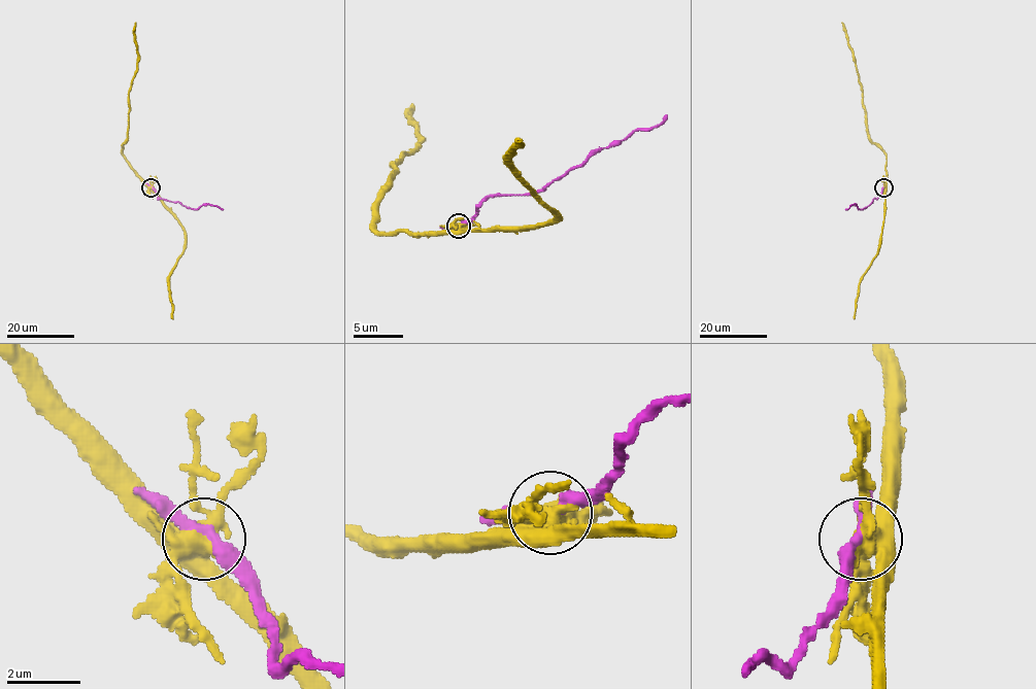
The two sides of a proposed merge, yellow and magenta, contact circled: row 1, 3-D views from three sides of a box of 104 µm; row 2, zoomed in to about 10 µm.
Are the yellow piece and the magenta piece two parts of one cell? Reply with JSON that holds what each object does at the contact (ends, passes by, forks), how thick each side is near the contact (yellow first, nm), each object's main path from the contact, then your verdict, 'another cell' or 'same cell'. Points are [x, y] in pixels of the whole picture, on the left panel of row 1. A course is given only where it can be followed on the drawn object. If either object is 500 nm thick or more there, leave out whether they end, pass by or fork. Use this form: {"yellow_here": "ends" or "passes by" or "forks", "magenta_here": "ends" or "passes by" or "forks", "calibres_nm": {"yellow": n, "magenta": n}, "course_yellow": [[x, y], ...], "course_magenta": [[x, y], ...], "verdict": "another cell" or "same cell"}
{"yellow_here": "forks", "magenta_here": "passes by", "calibres_nm": {"yellow": 440, "magenta": 260}, "course_yellow": [[152, 186], [123, 152], [128, 133], [129, 88], [137, 67], [135, 22]], "course_magenta": [[152, 186], [159, 199], [195, 209], [210, 204], [223, 210]], "verdict": "another cell"}

